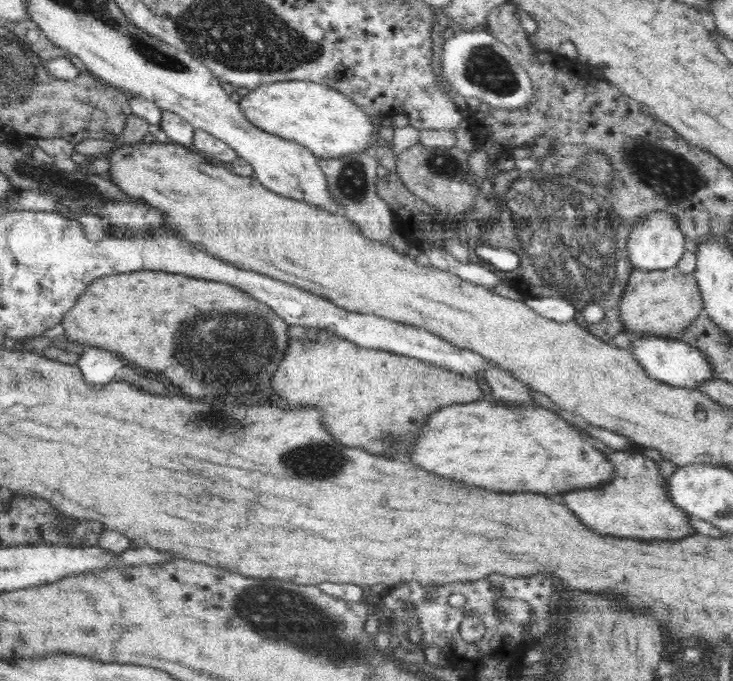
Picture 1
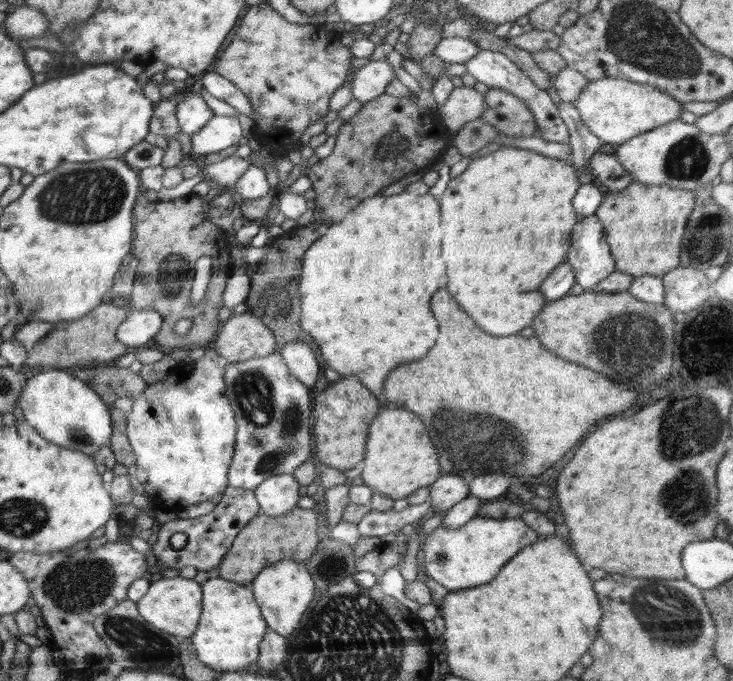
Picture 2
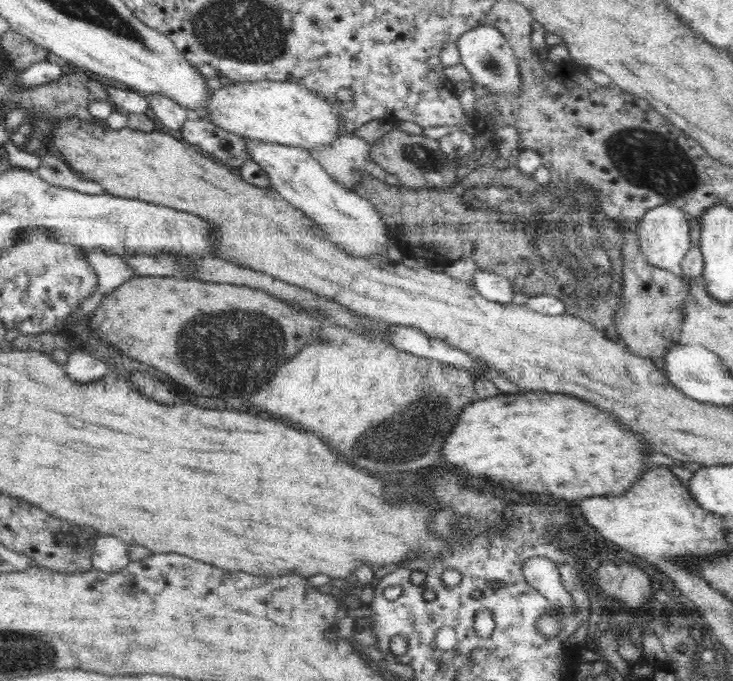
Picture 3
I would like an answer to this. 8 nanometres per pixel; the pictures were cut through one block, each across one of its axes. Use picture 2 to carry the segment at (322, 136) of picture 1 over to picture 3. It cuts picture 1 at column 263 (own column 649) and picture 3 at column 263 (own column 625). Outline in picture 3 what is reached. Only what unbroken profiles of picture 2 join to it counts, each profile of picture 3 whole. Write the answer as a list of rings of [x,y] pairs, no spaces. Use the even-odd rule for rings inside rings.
[[[258,79],[256,82],[240,82],[231,86],[223,86],[220,90],[210,91],[208,100],[209,120],[226,133],[237,134],[237,136],[254,141],[272,143],[272,145],[284,145],[300,147],[306,150],[330,146],[336,138],[340,138],[338,133],[338,113],[332,111],[332,105],[326,98],[308,91],[306,87],[294,82],[274,82],[271,80]]]

